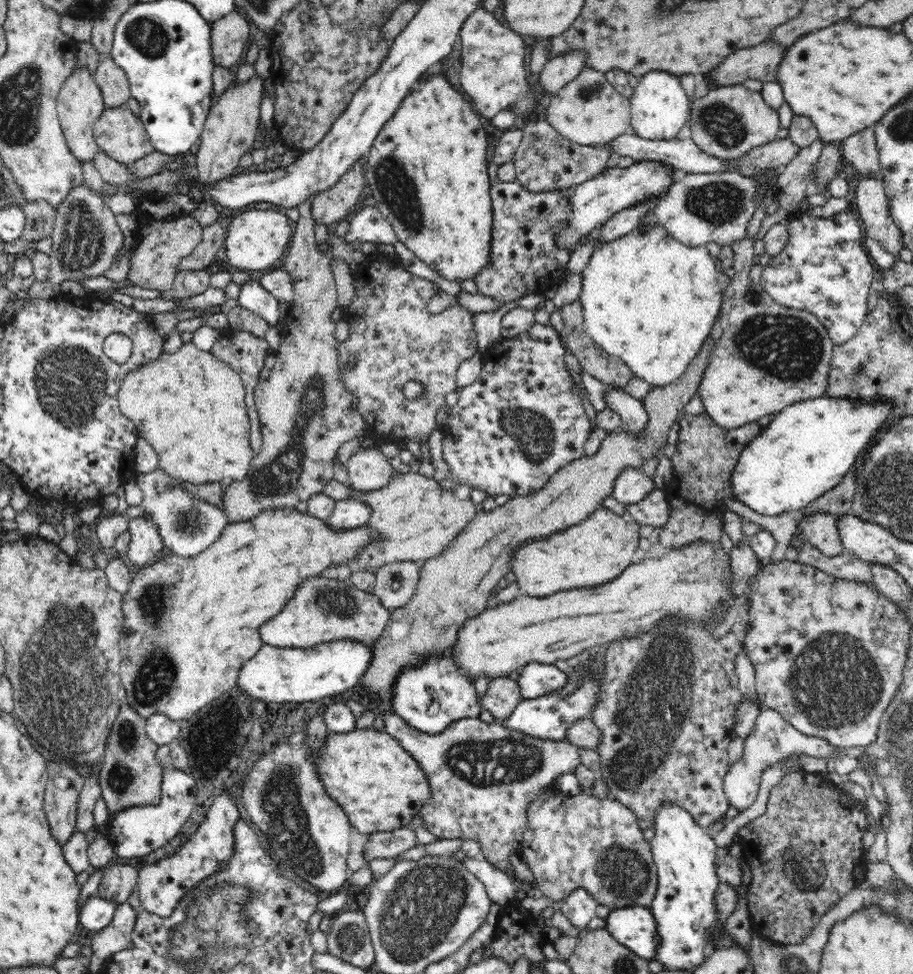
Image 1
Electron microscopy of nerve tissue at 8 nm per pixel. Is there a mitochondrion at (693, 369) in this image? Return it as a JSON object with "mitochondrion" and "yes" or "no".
{"mitochondrion":"no"}

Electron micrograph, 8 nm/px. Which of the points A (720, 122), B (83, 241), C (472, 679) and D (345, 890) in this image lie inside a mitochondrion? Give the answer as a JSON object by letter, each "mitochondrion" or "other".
{"A":"mitochondrion","B":"mitochondrion","C":"other","D":"other"}

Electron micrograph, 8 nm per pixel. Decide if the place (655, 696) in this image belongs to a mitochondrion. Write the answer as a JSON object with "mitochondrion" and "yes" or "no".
{"mitochondrion":"yes"}

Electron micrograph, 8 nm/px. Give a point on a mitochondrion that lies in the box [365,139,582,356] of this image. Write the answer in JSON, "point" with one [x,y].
{"point":[395,185]}

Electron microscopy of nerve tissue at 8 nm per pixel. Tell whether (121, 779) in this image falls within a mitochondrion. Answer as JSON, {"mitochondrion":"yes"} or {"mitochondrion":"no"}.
{"mitochondrion":"yes"}

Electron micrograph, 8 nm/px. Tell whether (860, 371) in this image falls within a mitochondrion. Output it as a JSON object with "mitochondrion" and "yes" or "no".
{"mitochondrion":"yes"}

